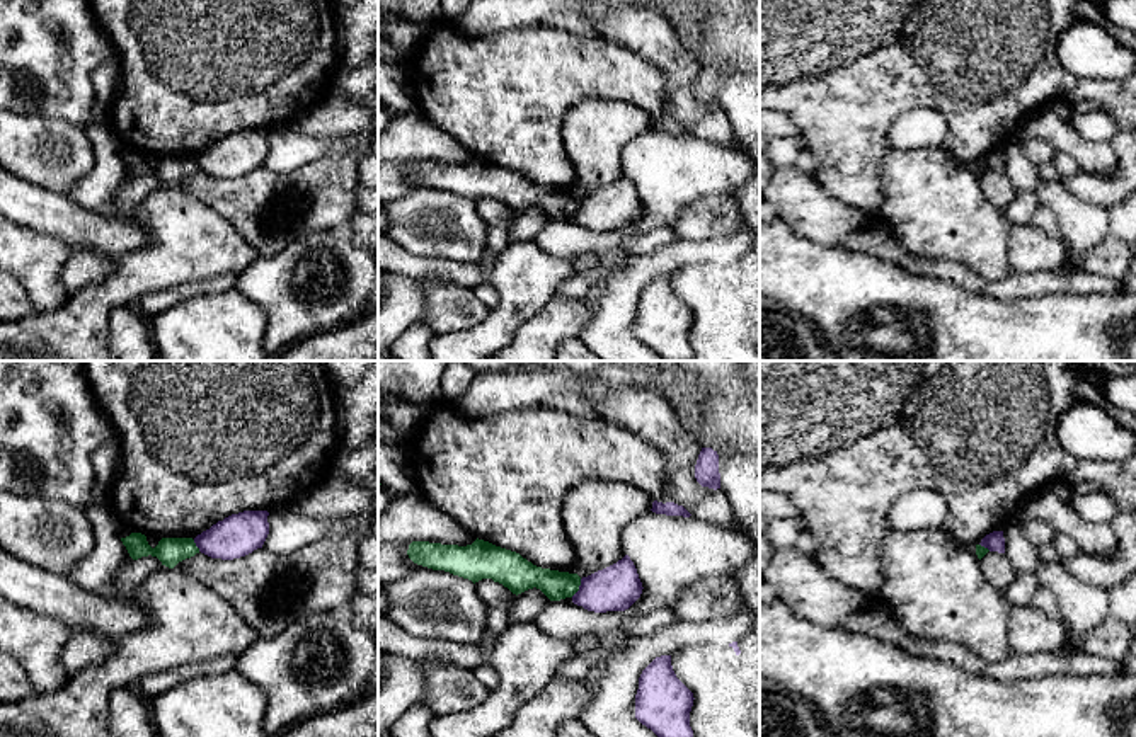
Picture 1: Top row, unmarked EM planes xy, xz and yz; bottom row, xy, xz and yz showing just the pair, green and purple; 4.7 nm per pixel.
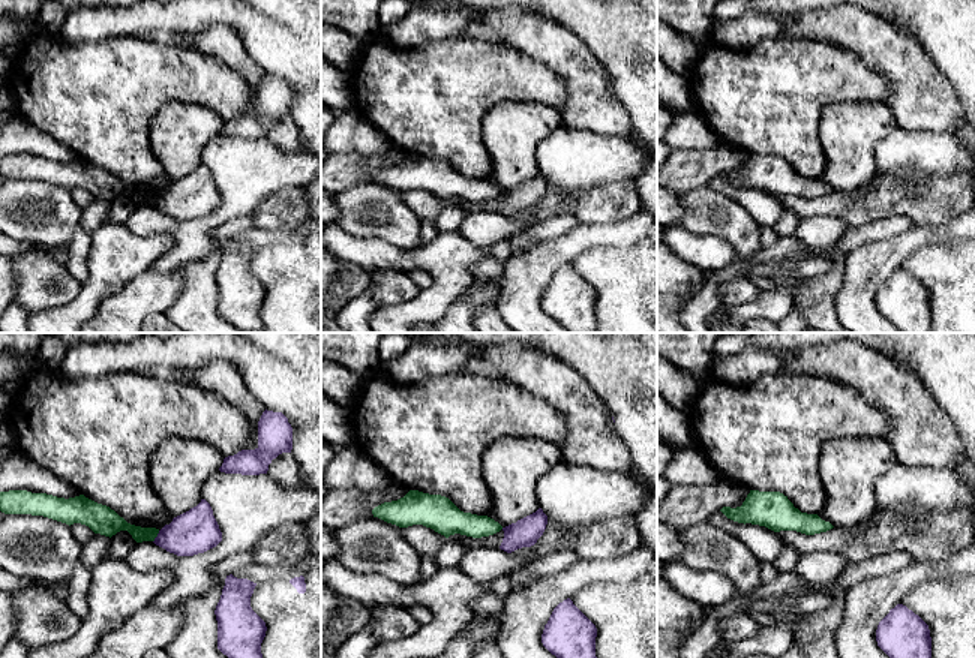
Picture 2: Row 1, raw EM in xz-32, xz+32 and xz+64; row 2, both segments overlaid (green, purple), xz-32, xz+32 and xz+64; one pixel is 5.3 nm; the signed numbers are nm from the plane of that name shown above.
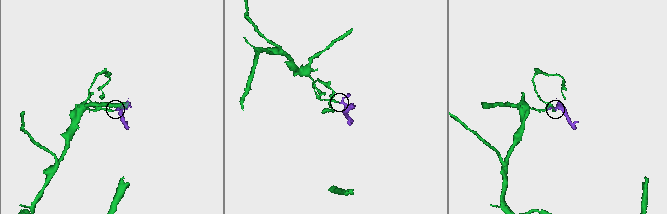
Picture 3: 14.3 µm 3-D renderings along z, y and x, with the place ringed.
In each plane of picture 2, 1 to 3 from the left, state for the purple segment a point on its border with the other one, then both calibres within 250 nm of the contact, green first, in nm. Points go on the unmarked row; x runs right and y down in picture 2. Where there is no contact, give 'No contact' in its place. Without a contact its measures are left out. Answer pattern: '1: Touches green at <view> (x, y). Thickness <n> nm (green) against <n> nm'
1: Touches green at xz-32 (156, 200). Thickness 120 nm (green) against 240 nm
2: No contact
3: No contact

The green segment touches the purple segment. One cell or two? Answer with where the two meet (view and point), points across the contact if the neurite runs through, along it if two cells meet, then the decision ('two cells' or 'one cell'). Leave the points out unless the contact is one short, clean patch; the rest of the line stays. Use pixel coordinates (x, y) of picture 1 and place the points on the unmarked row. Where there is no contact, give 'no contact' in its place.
xz (578, 206) | along xz (581, 198), (579, 206), (571, 215) | two cells

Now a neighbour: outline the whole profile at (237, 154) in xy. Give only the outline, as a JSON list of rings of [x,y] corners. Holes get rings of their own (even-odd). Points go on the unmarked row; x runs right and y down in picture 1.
[[[244,129],[218,140],[194,157],[201,172],[211,177],[233,179],[262,167],[267,153],[267,129]]]

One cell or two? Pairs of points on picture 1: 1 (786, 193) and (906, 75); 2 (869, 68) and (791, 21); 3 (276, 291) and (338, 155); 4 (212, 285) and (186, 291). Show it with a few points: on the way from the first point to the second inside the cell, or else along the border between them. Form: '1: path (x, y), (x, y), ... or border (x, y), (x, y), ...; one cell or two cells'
1: border (813, 174), (830, 196), (842, 201); two cells
2: path (850, 50), (821, 21), (809, 21); one cell
3: border (339, 228), (314, 230), (264, 257); two cells
4: path (205, 286), (193, 288); one cell

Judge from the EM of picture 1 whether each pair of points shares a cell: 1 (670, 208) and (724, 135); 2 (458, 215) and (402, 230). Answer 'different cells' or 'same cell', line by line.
1: different cells
2: same cell

